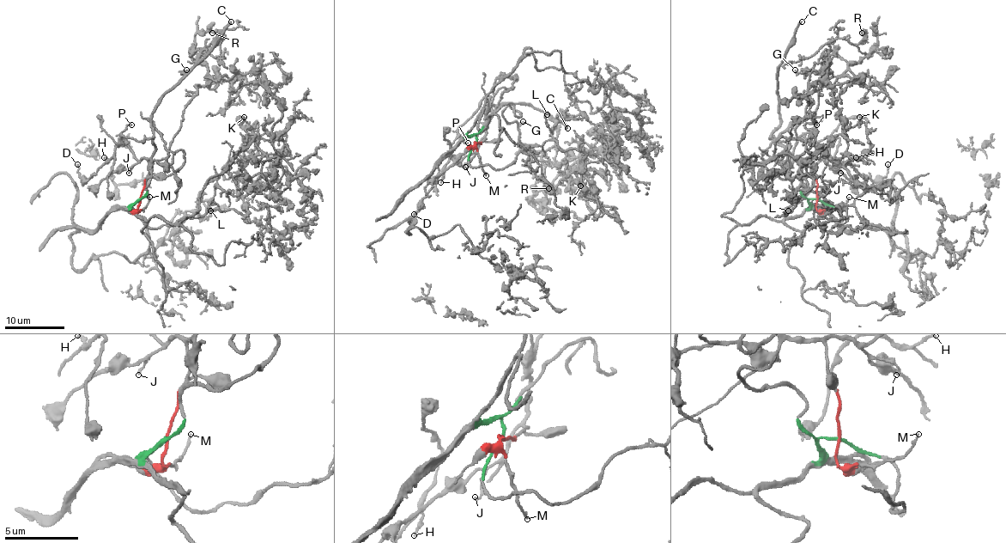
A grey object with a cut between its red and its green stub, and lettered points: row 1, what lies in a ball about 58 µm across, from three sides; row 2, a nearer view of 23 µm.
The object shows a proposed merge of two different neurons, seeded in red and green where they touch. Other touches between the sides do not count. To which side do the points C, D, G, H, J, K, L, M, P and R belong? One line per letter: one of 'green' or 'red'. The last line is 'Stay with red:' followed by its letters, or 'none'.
C: red
D: red
G: green
H: red
J: red
K: green
L: green
M: red
P: red
R: green
Stay with red: C, D, H, J, M, P

